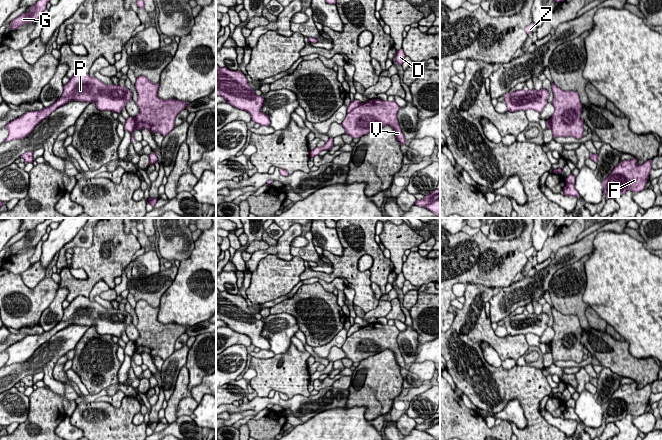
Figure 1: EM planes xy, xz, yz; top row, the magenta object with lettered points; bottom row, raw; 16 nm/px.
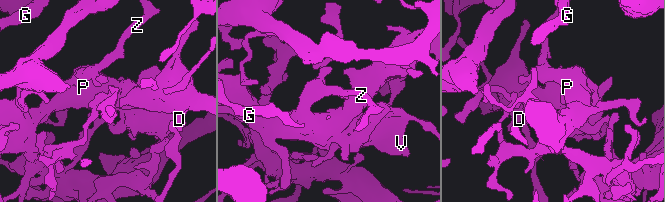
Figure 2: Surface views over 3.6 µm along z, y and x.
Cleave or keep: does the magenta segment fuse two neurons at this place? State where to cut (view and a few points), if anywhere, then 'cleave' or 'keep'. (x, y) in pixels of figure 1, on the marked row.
xz (361, 103), (347, 113) | cleave

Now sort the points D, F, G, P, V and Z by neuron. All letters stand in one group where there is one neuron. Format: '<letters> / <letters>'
D F P V Z / G

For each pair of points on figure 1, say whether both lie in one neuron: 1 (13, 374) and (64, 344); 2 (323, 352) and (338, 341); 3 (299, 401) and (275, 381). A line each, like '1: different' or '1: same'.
1: same
2: same
3: different

